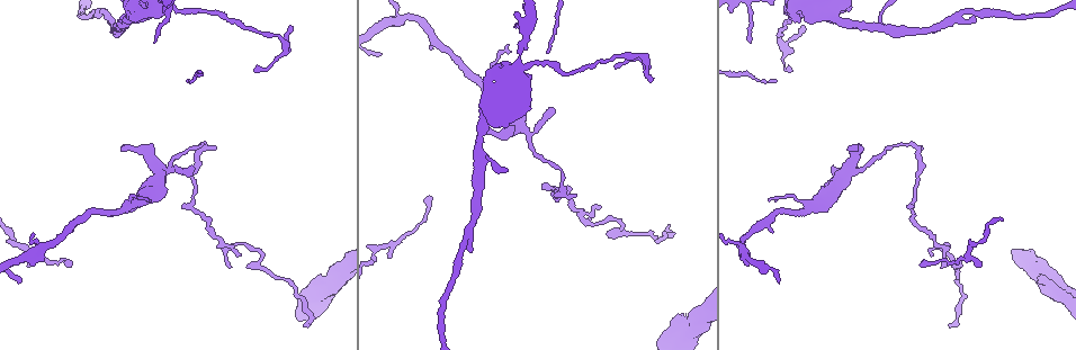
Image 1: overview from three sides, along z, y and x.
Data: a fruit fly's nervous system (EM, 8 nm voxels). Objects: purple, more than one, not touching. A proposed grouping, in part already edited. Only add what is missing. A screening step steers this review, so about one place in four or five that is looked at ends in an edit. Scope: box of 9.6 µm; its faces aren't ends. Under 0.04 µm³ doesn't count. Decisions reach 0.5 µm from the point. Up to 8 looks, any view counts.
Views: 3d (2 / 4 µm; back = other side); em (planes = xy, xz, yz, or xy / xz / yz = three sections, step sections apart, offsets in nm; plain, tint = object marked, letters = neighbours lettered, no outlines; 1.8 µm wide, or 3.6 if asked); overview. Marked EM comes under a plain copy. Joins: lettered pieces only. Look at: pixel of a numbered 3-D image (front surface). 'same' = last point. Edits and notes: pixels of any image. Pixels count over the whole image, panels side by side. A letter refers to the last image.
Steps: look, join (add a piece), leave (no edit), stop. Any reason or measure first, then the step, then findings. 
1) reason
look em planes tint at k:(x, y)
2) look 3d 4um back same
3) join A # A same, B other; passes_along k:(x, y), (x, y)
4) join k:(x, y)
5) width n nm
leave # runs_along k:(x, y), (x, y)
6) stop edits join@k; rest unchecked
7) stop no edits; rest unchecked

tapers out
look em xy step 16 letters at 1:(600, 207)

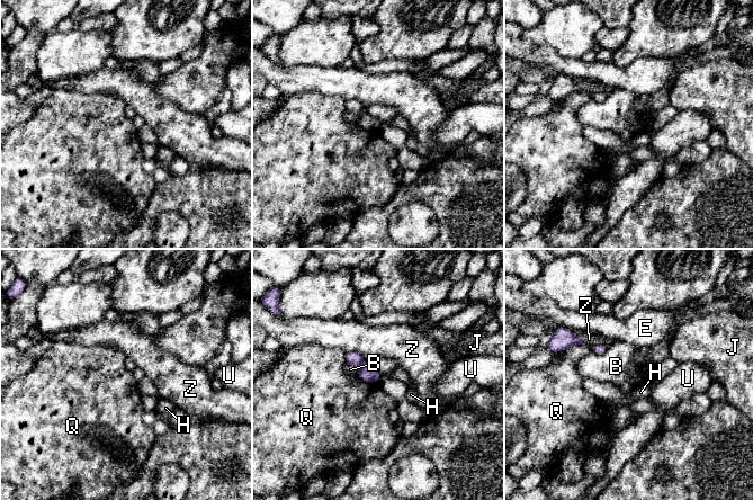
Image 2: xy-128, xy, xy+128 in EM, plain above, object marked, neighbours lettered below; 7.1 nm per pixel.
leave # B other, E other, H other, J other, Q other, U other, Z other; border 2:(583, 344), (566, 347), (558, 353); none of them fits

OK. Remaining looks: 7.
branch stops here
look em xz step 16 tint at 1:(473, 250)

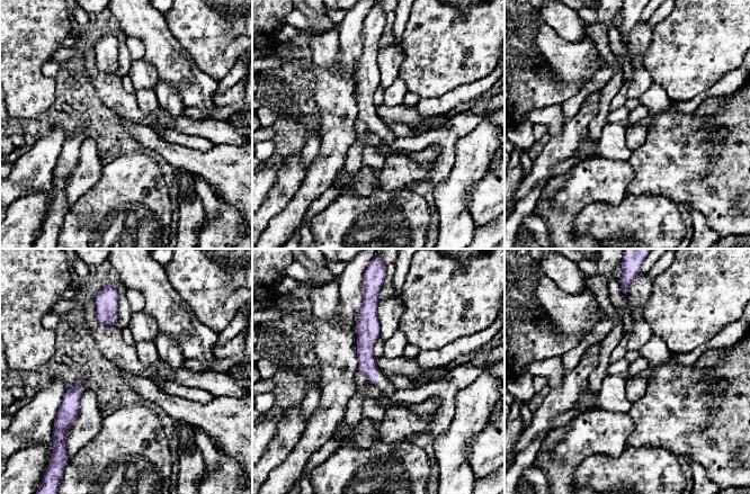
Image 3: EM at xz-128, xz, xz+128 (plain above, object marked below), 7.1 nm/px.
look em planes letters same

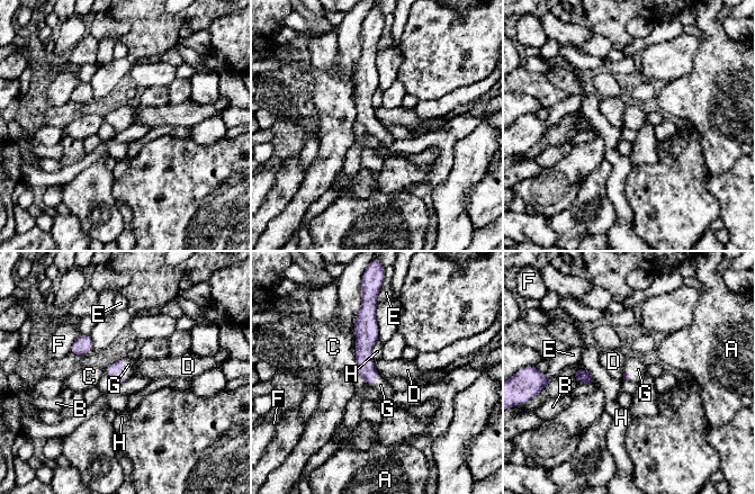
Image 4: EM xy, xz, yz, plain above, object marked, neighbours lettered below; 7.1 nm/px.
join 4:(128, 365) # A other, B other, C other, D other, E other, F other, G same, H other; passes_along 4:(115, 370), (122, 369), (128, 365); the neuron continues

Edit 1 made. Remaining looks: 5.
look overview

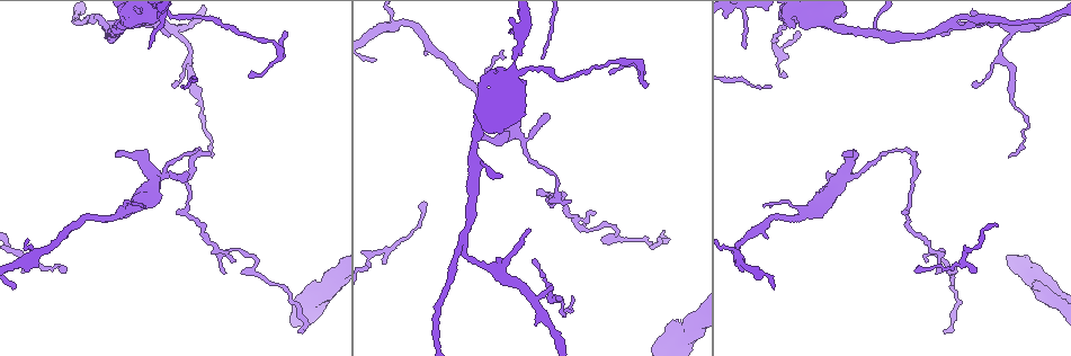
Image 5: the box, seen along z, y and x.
abrupt turn
look 3d 4um at 5:(905, 148)

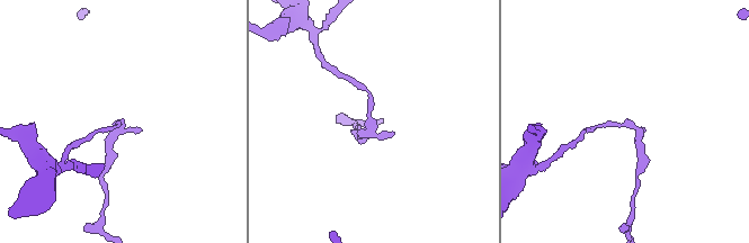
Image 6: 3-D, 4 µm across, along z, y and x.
now the EM
look em planes tint at 6:(367, 121)

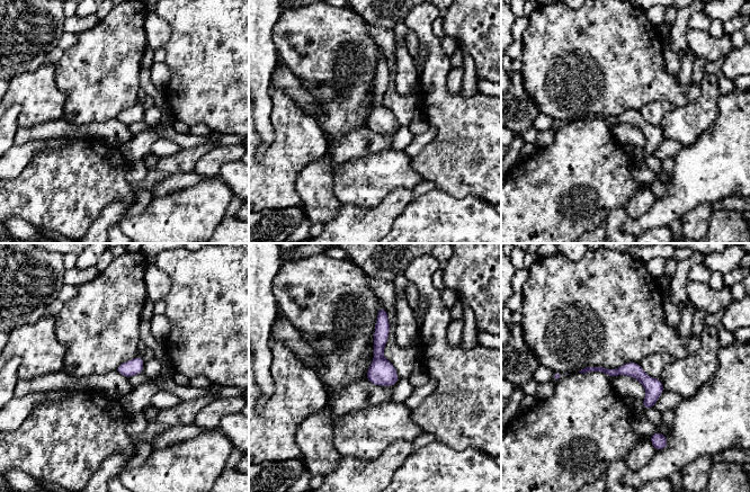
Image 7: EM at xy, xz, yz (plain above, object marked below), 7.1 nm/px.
see the neighbours
look em planes letters same

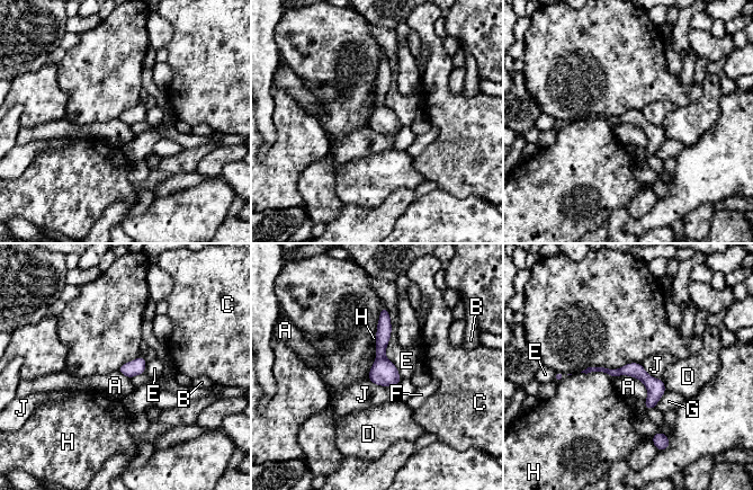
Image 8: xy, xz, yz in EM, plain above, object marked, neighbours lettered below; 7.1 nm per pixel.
width 110 nm
leave # A other, B other, C other, D other, E other, F other, G other, H other, J other; border 8:(617, 376), (638, 379), (647, 398); no lettered piece goes on from it

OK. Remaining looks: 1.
stop edits join@4; rest unchecked

